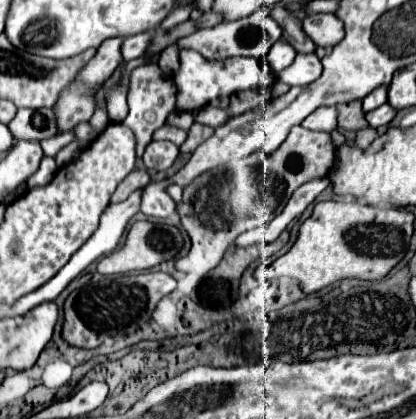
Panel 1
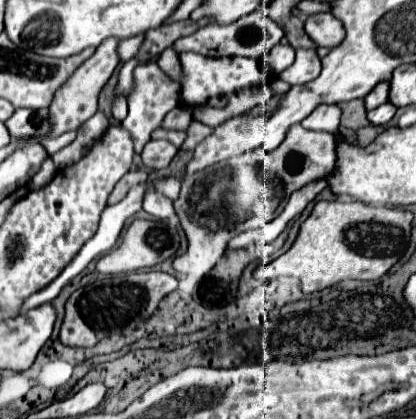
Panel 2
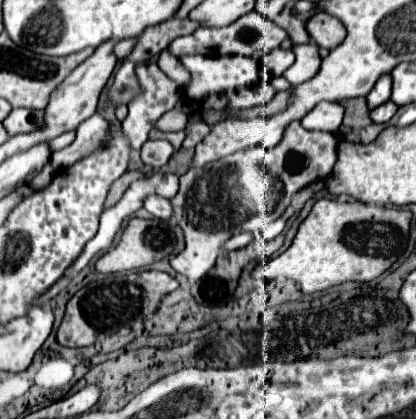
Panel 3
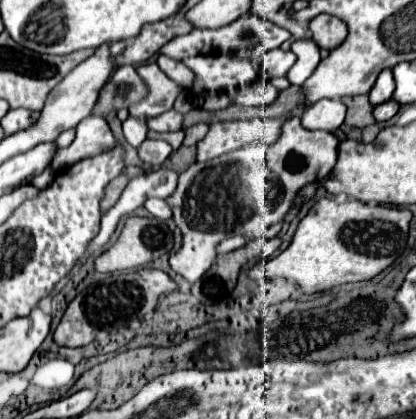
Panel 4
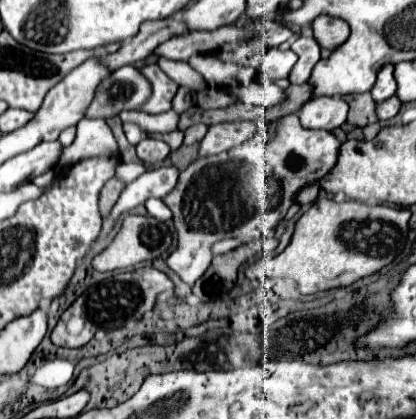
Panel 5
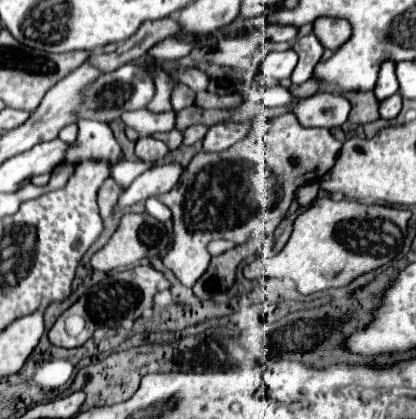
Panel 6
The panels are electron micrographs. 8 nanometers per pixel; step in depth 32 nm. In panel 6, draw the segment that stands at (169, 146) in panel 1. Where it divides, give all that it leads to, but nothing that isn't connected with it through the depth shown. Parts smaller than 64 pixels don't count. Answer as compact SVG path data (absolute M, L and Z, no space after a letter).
M140 138L136 142L136 156L144 162L158 162L168 154L168 148L162 140L156 138Z

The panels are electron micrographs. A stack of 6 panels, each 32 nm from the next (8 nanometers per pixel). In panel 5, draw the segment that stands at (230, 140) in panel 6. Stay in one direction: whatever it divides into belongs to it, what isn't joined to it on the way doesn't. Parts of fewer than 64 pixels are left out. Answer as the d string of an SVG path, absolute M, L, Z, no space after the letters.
M222 122L208 128L208 134L200 142L200 156L212 156L226 152L256 134L256 122Z

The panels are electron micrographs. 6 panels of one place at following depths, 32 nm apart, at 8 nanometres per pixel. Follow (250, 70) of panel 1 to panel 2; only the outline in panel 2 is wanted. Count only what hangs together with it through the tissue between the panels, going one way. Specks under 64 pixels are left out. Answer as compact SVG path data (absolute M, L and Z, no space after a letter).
M184 52L180 56L182 70L184 70L184 80L182 80L182 90L180 90L180 102L188 106L200 106L212 96L226 96L234 90L240 88L250 88L250 86L260 86L264 84L264 74L260 68L260 62L256 58L220 58L212 60L194 52Z

